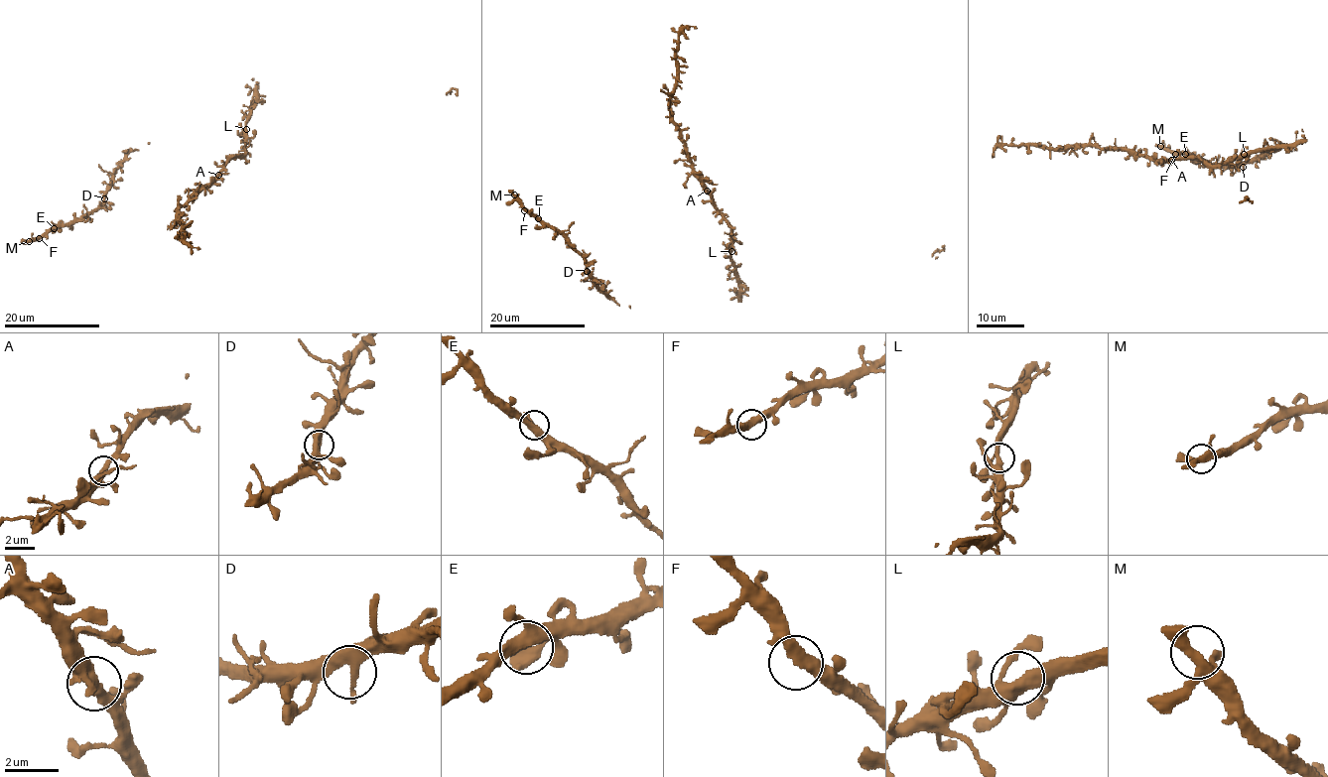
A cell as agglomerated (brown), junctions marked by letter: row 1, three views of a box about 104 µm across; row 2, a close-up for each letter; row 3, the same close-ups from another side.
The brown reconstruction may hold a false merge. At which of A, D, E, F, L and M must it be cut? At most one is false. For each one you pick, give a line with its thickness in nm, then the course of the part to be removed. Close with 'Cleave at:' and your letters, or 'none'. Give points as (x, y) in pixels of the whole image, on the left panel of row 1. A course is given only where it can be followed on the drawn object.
Cleave at: none

